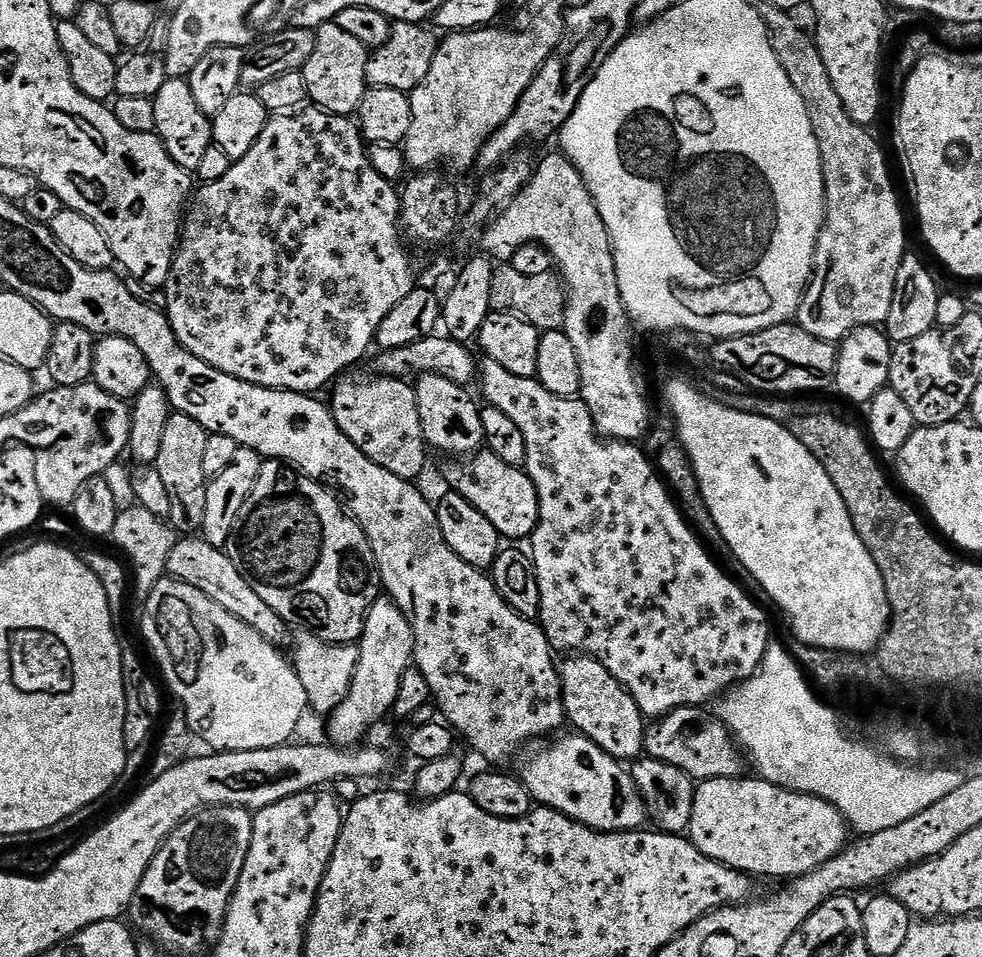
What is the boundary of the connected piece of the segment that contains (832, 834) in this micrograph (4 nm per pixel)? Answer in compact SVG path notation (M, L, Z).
M718 778L696 784L690 839L698 850L702 850L702 854L706 854L706 858L714 858L727 868L746 872L753 878L759 876L795 878L818 870L849 843L848 822L837 808L830 806L830 802L817 796L807 796L801 792L779 788L768 780L748 779Z

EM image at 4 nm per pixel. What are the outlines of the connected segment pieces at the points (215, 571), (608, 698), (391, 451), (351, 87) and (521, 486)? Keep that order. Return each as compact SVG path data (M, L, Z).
M188 534L177 539L176 545L169 554L167 562L167 575L174 580L180 580L184 584L194 586L194 590L202 590L222 610L226 610L234 618L246 622L266 642L277 646L287 645L290 640L290 626L285 622L271 606L262 602L262 597L254 591L254 586L238 574L238 566L234 566L231 555L224 548L210 546L210 542L196 534Z
M572 654L559 665L560 685L564 695L564 714L575 731L594 742L606 754L621 762L632 762L644 752L646 717L638 702L593 656Z
M376 374L373 377L373 380L344 378L331 389L334 422L338 422L342 434L346 434L370 462L382 466L382 470L390 470L390 474L398 474L403 480L419 481L428 464L430 449L422 430L415 387L407 380L391 376Z
M335 22L322 25L315 29L315 33L314 54L310 54L310 62L306 62L302 69L308 87L308 99L315 107L323 108L325 112L351 117L359 113L360 103L369 87L366 78L369 49L364 48L358 38L346 34L346 30L342 30L342 26Z
M487 450L479 453L474 463L476 463L476 480L460 465L463 463L449 463L452 465L445 470L444 476L456 487L453 488L455 495L466 498L466 502L470 502L474 510L482 513L490 522L490 526L494 526L494 530L498 530L505 541L527 541L540 522L538 490L527 471L502 462L502 458Z

